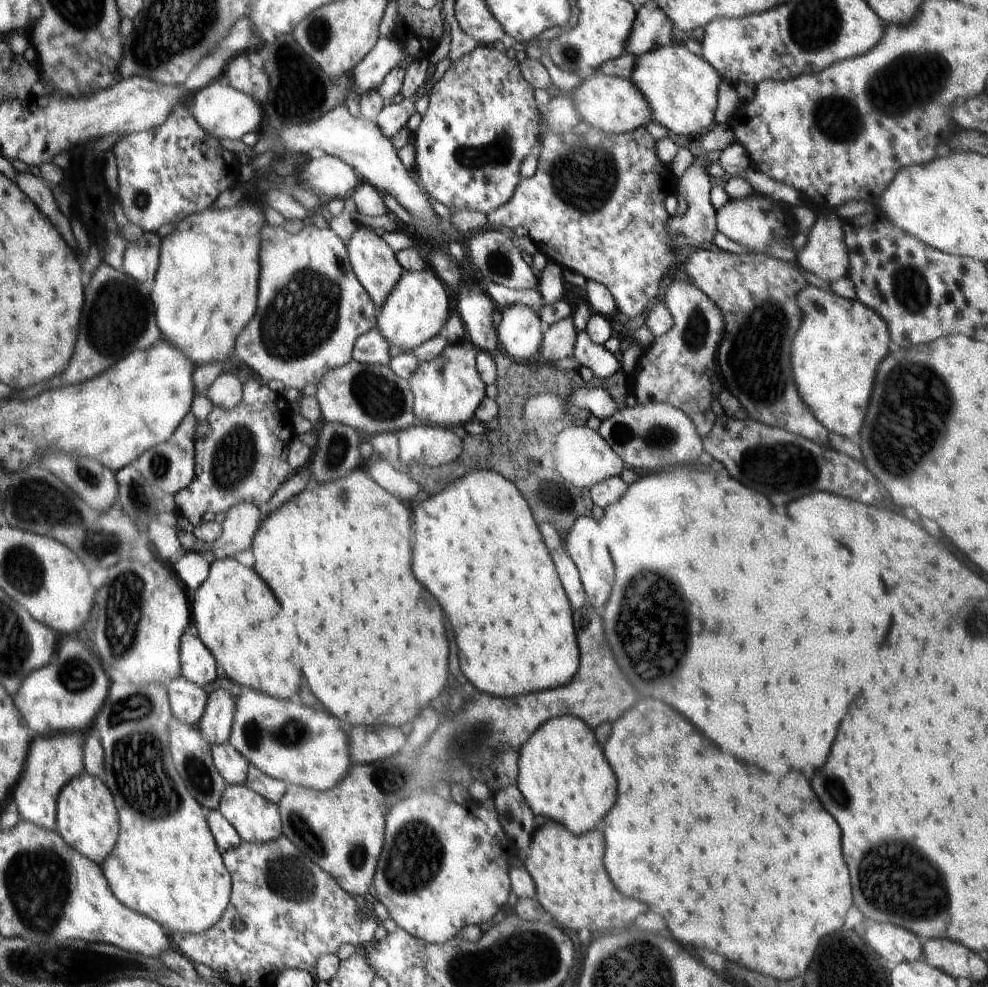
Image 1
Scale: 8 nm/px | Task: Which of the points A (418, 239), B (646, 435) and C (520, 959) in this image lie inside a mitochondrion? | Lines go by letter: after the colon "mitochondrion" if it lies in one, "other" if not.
A: other
B: mitochondrion
C: mitochondrion

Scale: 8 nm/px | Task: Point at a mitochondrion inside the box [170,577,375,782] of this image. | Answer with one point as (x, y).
(290, 733)

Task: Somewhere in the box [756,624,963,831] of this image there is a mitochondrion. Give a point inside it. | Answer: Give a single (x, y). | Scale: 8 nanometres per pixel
(834, 787)

